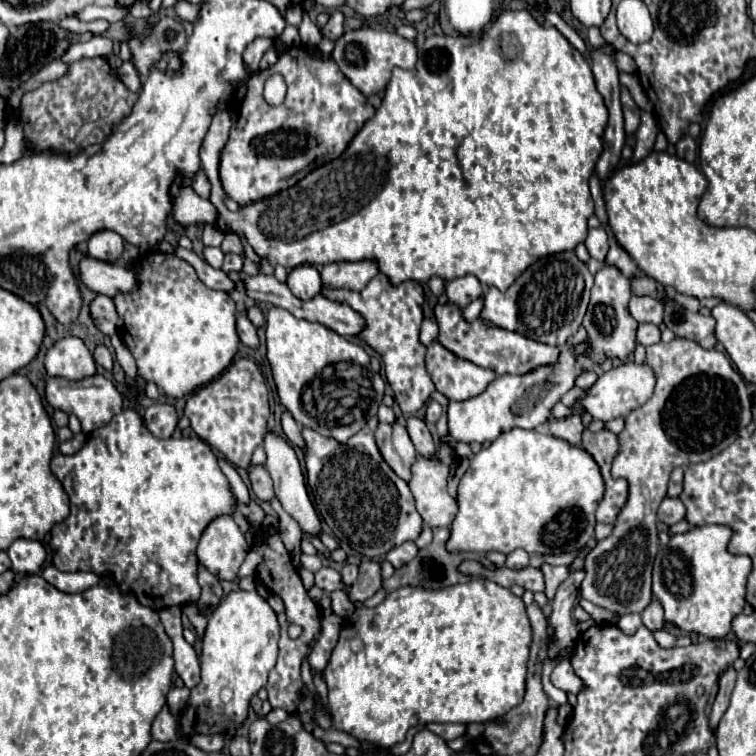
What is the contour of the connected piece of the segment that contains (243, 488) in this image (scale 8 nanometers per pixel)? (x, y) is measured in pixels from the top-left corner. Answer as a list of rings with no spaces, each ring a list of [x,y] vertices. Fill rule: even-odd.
[[[225,459],[218,461],[219,466],[226,475],[235,497],[243,504],[248,504],[250,501],[249,490],[236,468]]]

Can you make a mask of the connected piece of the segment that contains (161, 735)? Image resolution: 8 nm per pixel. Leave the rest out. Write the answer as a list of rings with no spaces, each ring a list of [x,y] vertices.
[[[164,707],[152,723],[152,739],[156,741],[172,741],[176,739],[176,721],[168,707]]]

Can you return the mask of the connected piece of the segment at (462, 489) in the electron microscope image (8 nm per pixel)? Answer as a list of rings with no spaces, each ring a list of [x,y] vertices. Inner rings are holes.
[[[510,429],[510,431],[504,431],[486,449],[482,449],[478,455],[472,457],[468,471],[460,479],[460,485],[458,485],[458,515],[456,515],[456,519],[452,521],[452,527],[450,527],[452,533],[450,533],[450,539],[448,539],[448,551],[482,551],[482,553],[500,551],[500,553],[508,555],[508,553],[512,553],[514,549],[520,547],[528,553],[560,555],[560,553],[574,551],[574,549],[582,549],[594,535],[594,527],[596,527],[594,511],[596,511],[598,503],[602,501],[602,497],[604,497],[604,479],[602,479],[600,467],[586,449],[576,447],[576,445],[572,445],[564,439],[554,437],[554,435],[540,433],[536,429]]]

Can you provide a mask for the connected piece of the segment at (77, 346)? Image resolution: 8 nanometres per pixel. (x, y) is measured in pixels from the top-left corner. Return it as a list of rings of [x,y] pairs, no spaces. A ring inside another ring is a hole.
[[[64,337],[48,349],[44,357],[44,365],[48,375],[64,377],[70,381],[80,381],[96,375],[96,361],[82,339]]]

